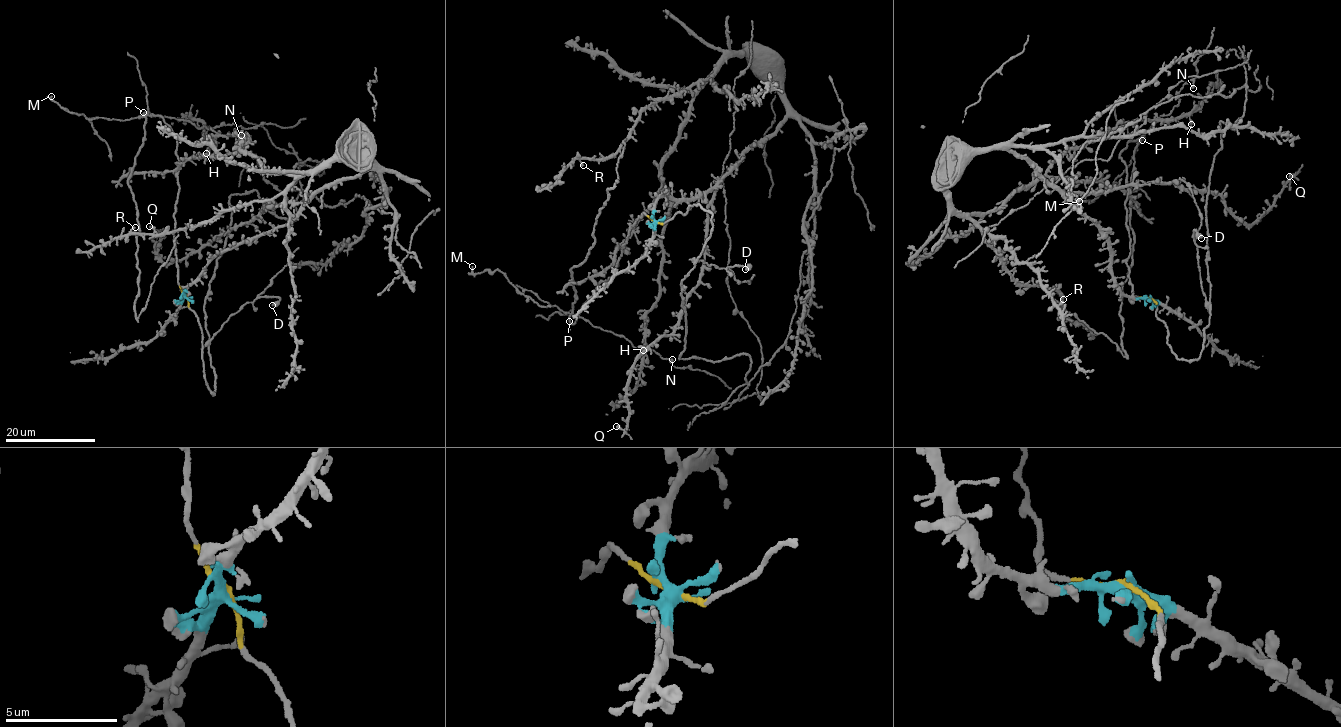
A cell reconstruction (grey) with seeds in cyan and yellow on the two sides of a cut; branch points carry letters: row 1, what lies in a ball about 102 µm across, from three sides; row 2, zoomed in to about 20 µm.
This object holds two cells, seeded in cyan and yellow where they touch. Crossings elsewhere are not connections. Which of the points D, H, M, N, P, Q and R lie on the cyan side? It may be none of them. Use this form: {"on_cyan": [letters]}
{"on_cyan": ["H", "Q", "R"]}

